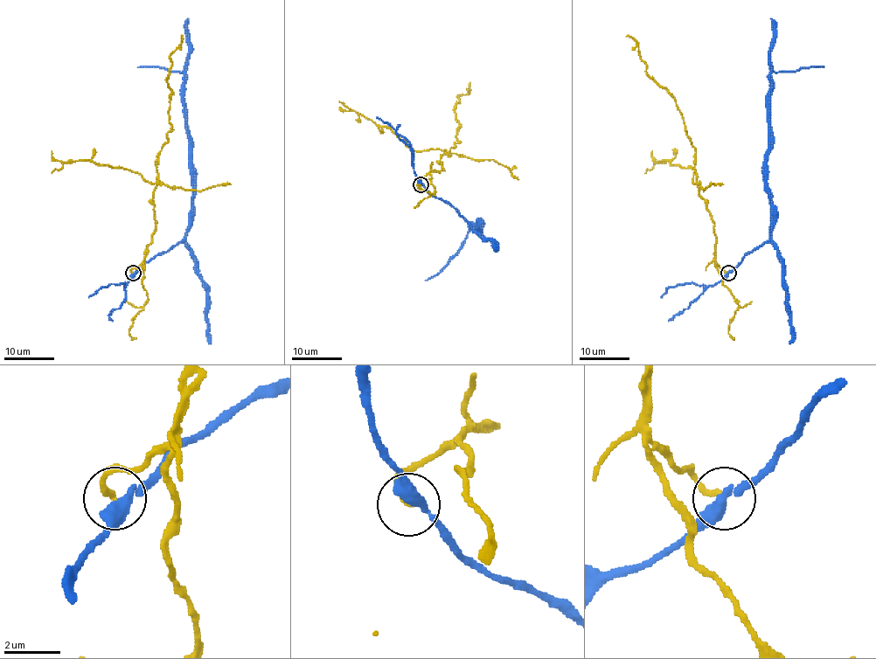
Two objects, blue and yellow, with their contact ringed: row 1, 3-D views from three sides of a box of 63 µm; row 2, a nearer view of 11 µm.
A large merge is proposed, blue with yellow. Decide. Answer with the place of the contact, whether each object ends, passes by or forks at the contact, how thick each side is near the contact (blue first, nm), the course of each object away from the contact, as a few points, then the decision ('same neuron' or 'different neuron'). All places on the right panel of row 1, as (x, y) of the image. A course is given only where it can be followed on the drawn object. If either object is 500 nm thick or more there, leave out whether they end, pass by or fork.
(728, 273) | blue passes by | yellow ends | 400/220 nm | blue via (728, 273), (746, 255), (769, 239), (770, 197), (767, 187), (767, 150), (770, 74), (823, 67) | yellow via (728, 273), (715, 261), (714, 223), (697, 185), (696, 152), (682, 113), (626, 36) | different neuron

